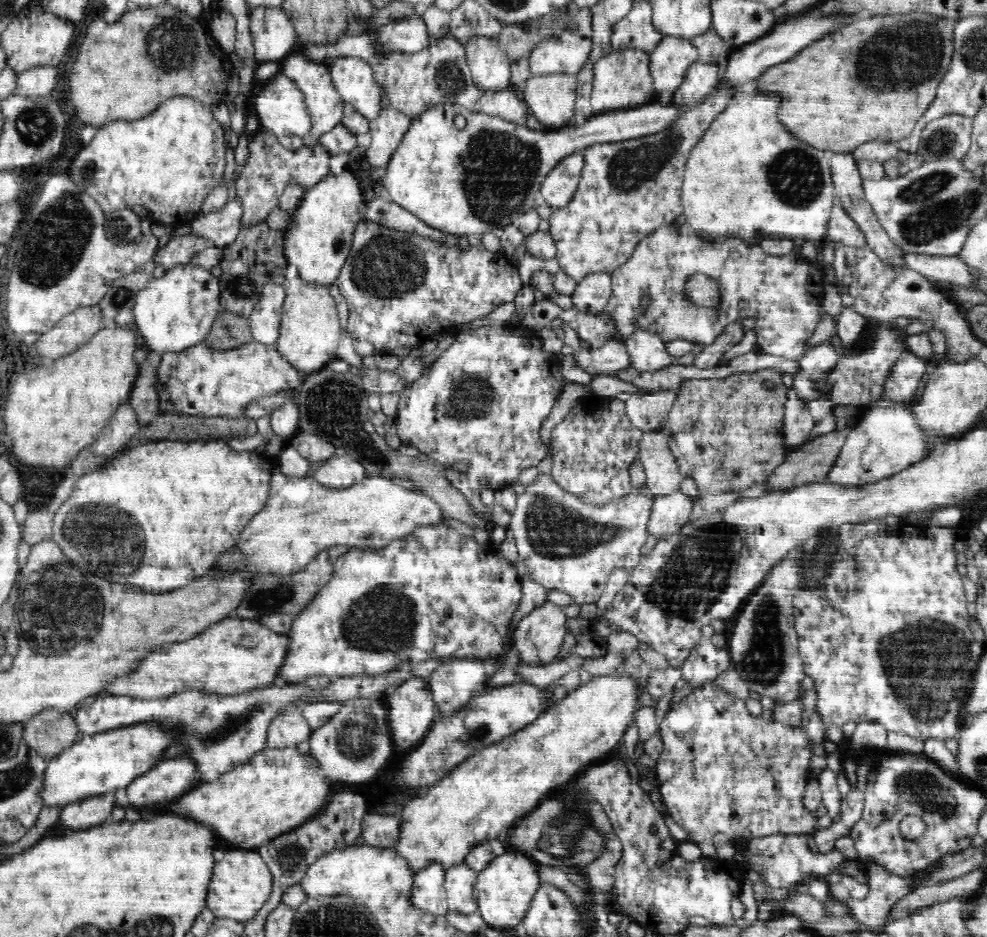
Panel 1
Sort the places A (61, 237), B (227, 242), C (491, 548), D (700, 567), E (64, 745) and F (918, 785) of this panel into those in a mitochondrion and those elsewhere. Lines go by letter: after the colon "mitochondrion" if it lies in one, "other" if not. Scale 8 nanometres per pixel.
A: mitochondrion
B: other
C: other
D: mitochondrion
E: other
F: mitochondrion

